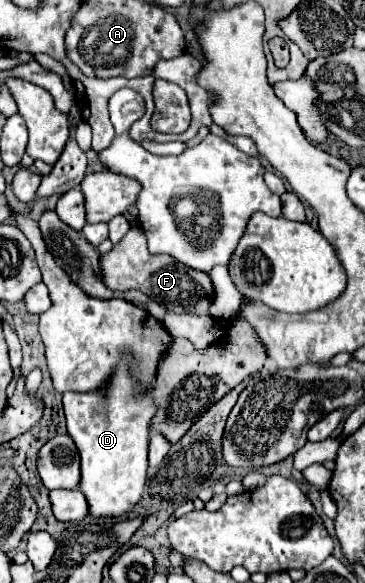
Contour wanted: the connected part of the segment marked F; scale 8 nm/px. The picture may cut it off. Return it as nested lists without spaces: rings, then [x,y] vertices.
[[[133,226],[125,238],[113,246],[111,252],[101,256],[103,282],[113,290],[141,290],[155,302],[163,304],[171,312],[197,312],[207,314],[213,302],[213,284],[207,272],[197,272],[195,268],[185,268],[185,264],[173,260],[169,254],[151,254],[147,248],[145,232]]]

